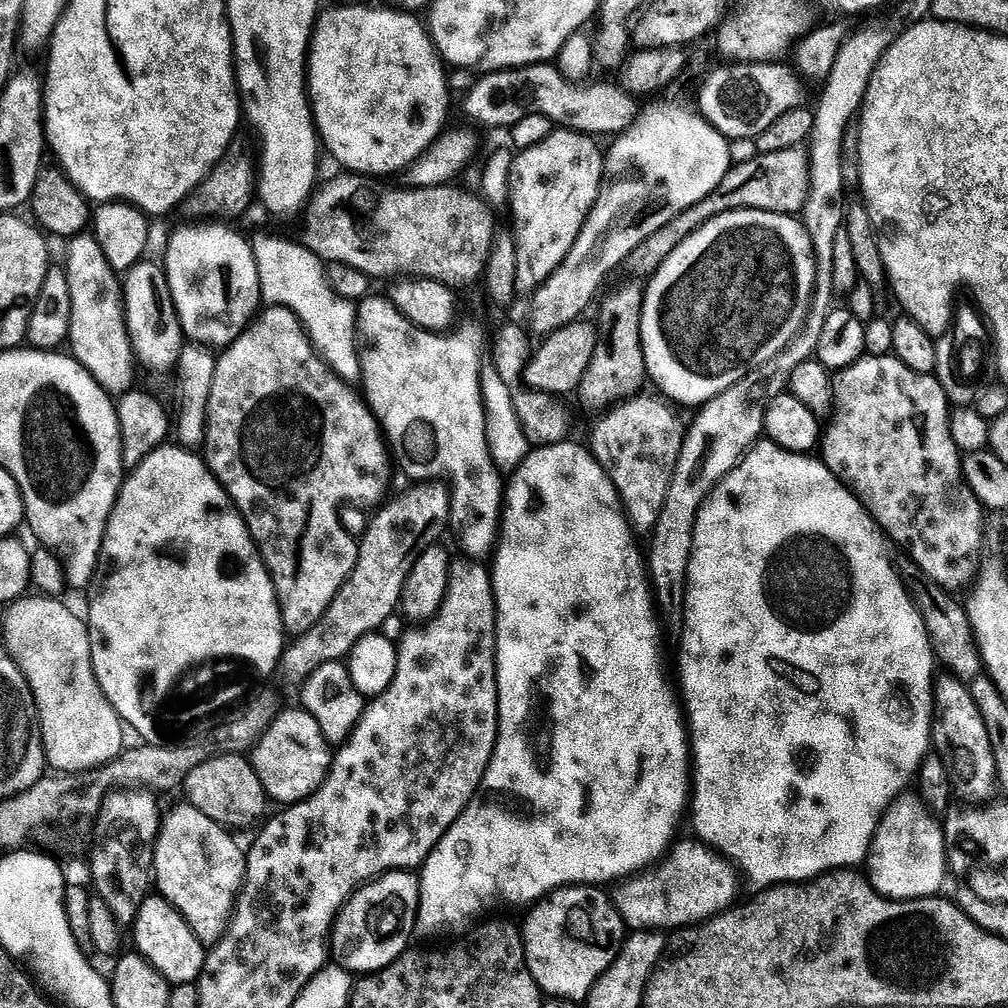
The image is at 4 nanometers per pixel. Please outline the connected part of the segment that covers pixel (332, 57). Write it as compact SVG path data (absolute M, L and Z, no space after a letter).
M352 4L349 8L332 8L328 13L317 19L316 27L312 34L312 43L308 54L308 67L306 69L306 83L308 95L312 106L312 115L316 121L316 131L323 147L332 151L332 156L341 164L341 169L352 174L359 174L367 178L372 176L388 176L391 172L403 173L418 157L427 152L436 140L441 139L448 120L448 80L444 77L446 71L431 35L423 23L415 20L415 15L404 10L391 12L388 8L363 8L360 4Z

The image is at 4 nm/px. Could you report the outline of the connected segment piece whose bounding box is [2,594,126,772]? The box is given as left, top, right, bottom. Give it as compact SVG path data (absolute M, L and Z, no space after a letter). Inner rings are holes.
M32 594L27 598L21 598L15 601L15 603L7 609L7 612L9 612L8 617L4 620L4 640L2 640L2 644L3 647L7 648L8 655L16 661L16 665L22 670L22 674L28 679L28 685L36 699L36 709L40 712L40 733L44 739L44 758L47 767L56 772L91 772L93 768L100 768L104 764L110 763L111 760L114 760L125 750L124 732L126 733L126 725L114 710L114 706L106 698L106 694L94 674L94 666L92 665L92 643L88 637L87 623L85 623L81 617L79 620L79 618L63 604L64 602L65 601L60 598L49 598L39 594Z

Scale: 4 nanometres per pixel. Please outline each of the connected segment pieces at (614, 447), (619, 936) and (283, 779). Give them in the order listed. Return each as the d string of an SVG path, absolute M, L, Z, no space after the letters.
M635 394L613 403L609 407L612 409L593 426L592 444L590 443L592 457L604 467L612 479L612 485L616 487L616 492L620 496L624 514L628 517L633 533L636 534L651 534L656 529L660 512L664 509L666 494L672 485L672 476L676 472L676 463L682 454L686 431L686 424L680 421L679 414L675 412L677 409L667 399L659 395L644 395Z
M569 886L563 890L557 890L551 893L550 898L539 901L539 903L537 903L529 912L532 913L529 914L528 921L526 921L525 924L522 924L524 963L528 965L530 974L538 982L541 992L547 994L549 997L559 998L561 1000L570 1000L573 1002L579 1002L579 1000L580 1002L587 1001L587 998L592 992L593 986L598 982L600 975L616 961L616 955L619 954L620 948L623 946L626 939L626 925L615 904L612 903L609 893L596 886Z
M303 707L288 708L279 713L273 723L262 734L254 748L250 759L252 768L258 774L262 786L269 797L280 806L296 804L322 786L328 777L328 769L332 767L334 752L327 738L318 730L318 722Z

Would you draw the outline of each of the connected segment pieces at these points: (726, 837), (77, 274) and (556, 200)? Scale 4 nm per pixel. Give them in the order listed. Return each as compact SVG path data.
M775 446L760 447L753 447L736 471L721 482L696 520L696 547L692 549L688 593L684 599L680 688L684 691L682 704L686 709L690 760L694 765L690 820L692 816L695 835L734 862L743 875L745 872L757 884L757 889L765 890L777 884L811 882L829 872L856 870L867 861L885 813L911 784L913 787L933 747L938 652L913 593L908 593L892 561L889 537L864 500L823 459L816 458L808 464L807 455L786 454Z
M92 234L73 236L67 241L68 257L62 261L66 282L70 286L70 334L67 343L72 344L71 355L92 375L109 394L123 394L133 387L132 364L134 353L132 339L128 336L128 324L124 321L124 294L122 280L106 260L102 247Z
M553 130L546 142L523 149L513 159L510 209L520 222L516 232L517 293L536 292L577 247L588 216L601 199L600 183L606 180L606 156L596 144L582 132Z

